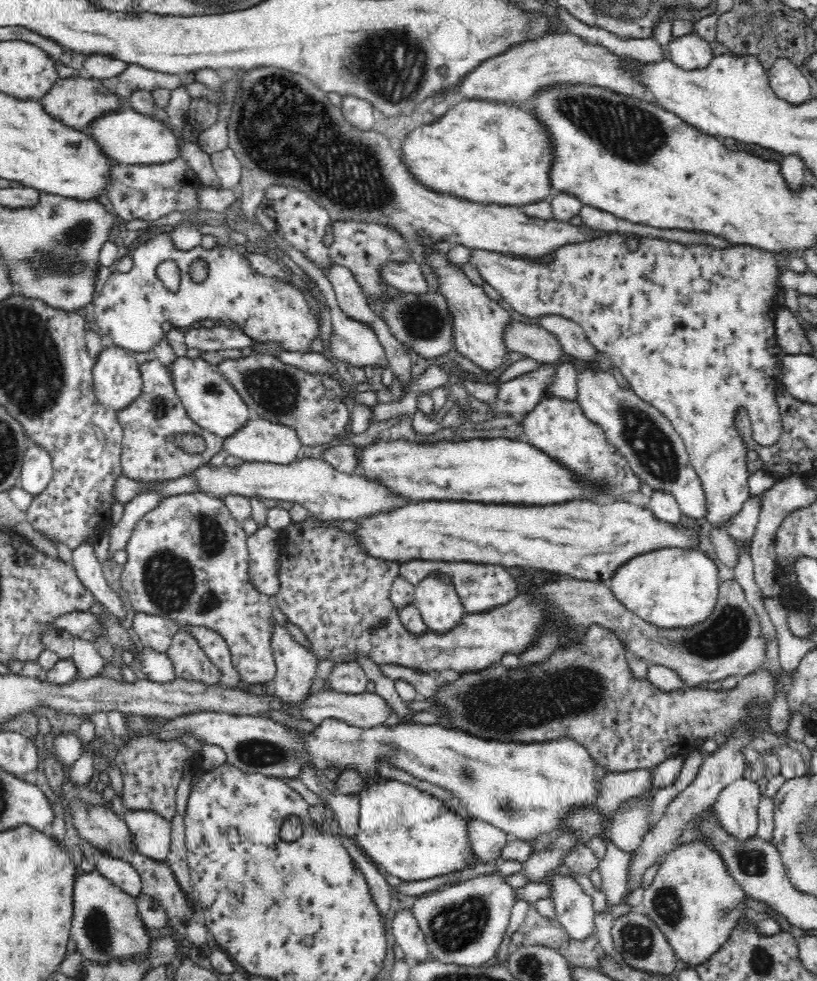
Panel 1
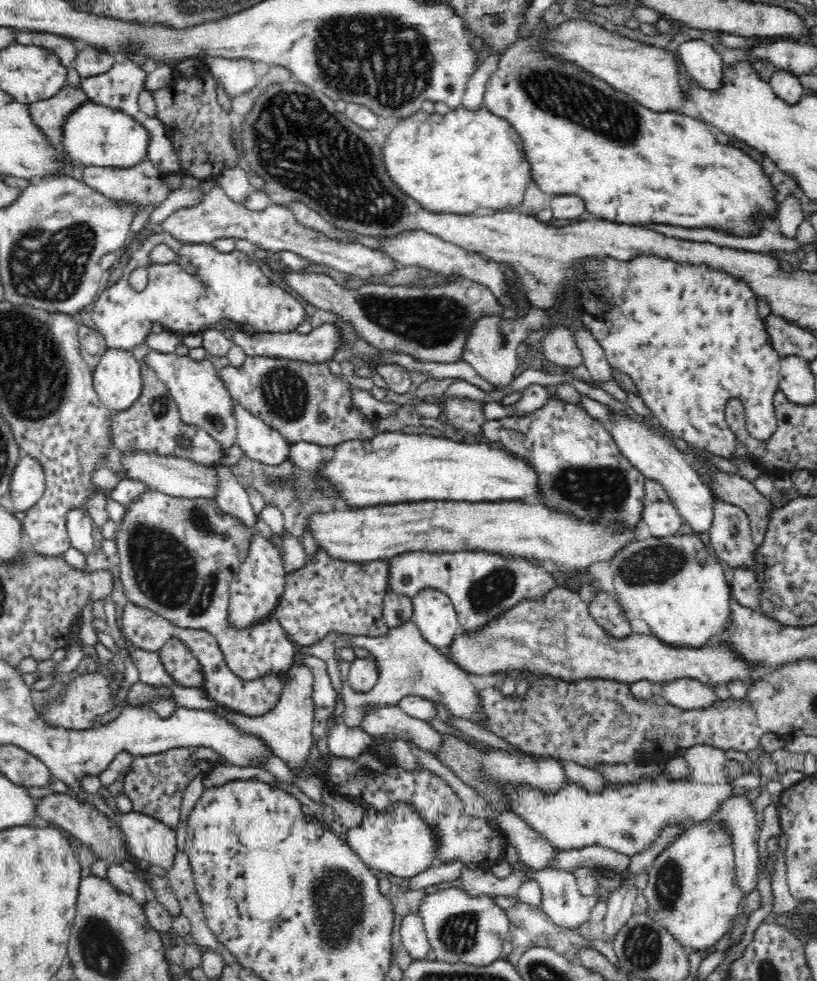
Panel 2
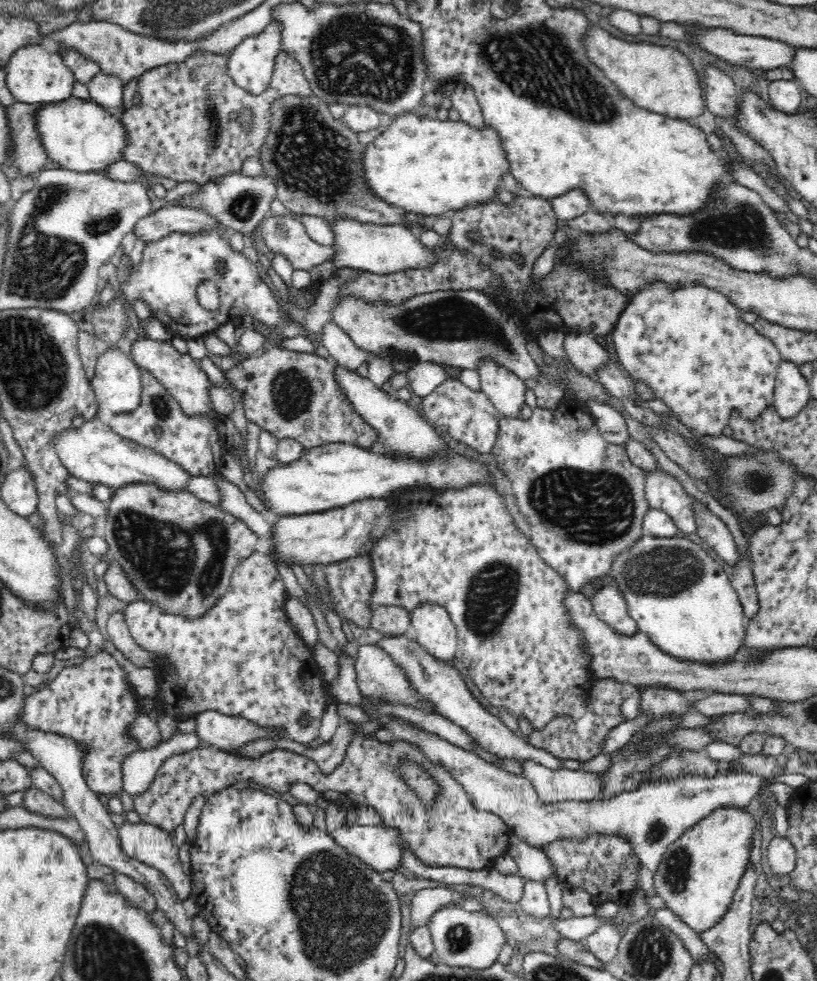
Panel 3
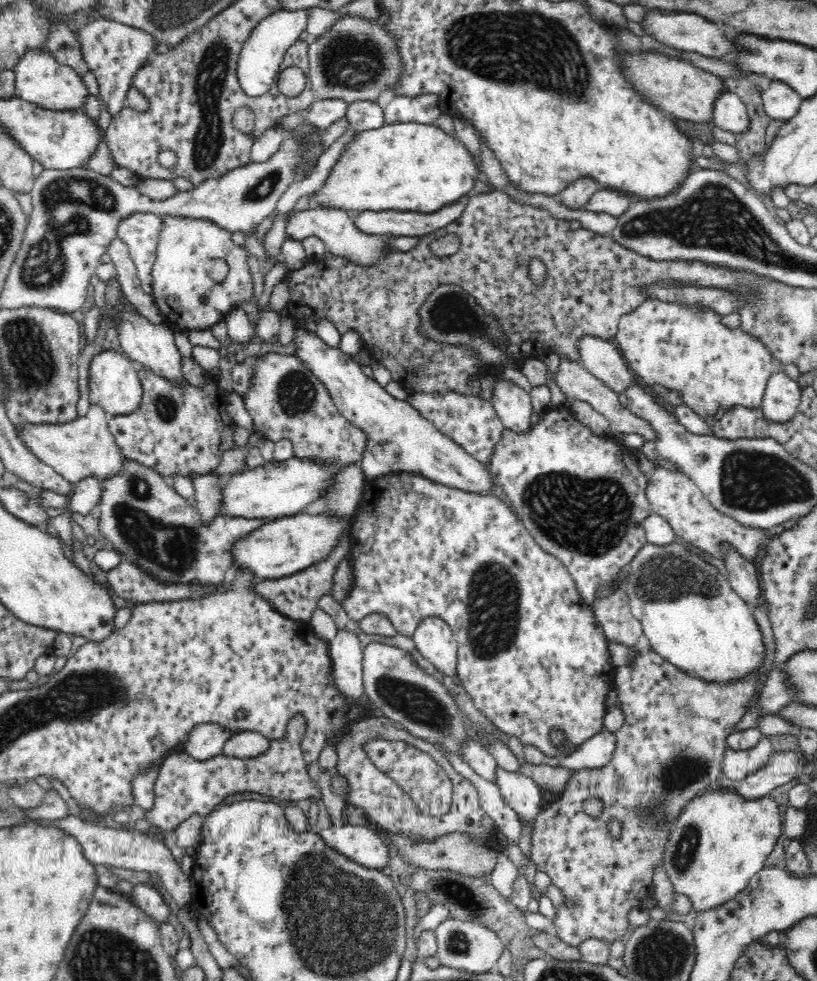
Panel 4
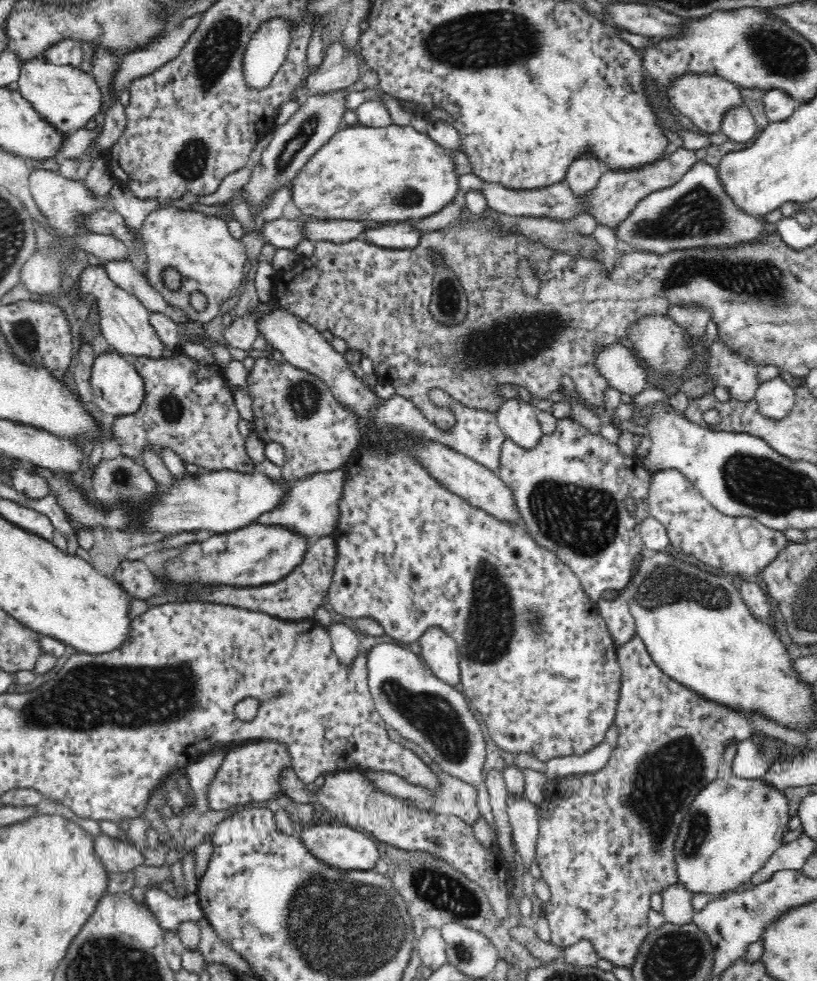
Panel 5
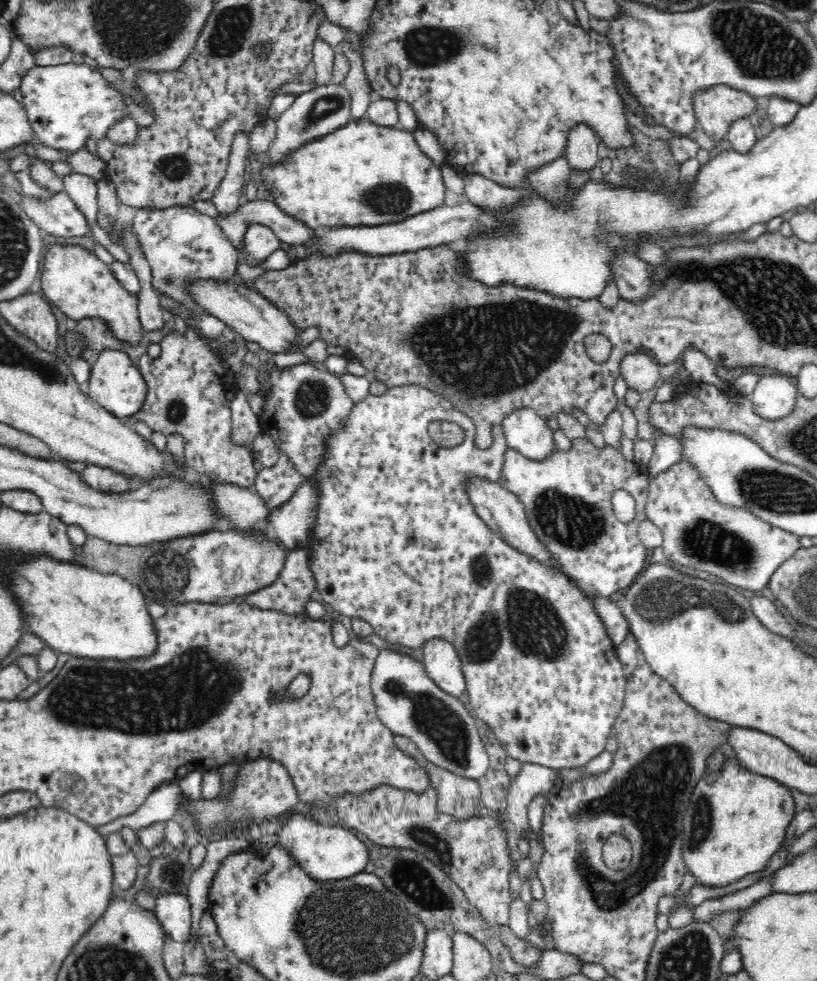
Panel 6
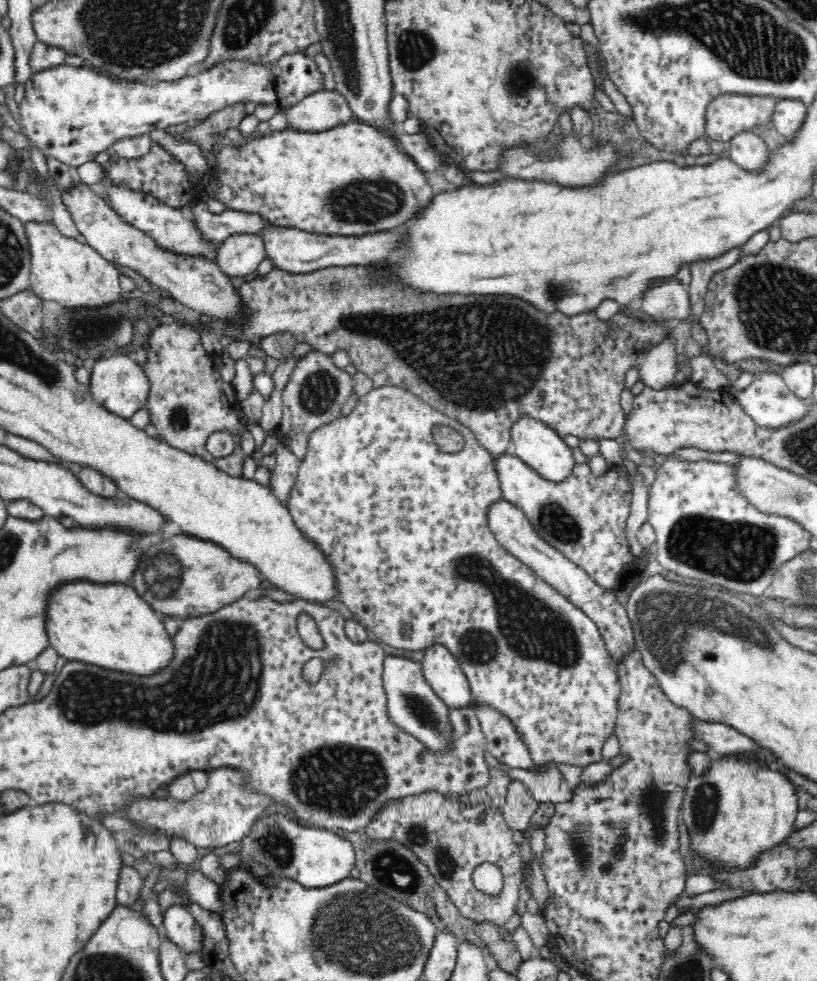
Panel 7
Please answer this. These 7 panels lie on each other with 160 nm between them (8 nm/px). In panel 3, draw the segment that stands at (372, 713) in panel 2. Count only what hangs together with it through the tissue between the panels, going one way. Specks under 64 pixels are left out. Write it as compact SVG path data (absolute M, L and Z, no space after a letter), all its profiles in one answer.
M399 717L389 718L390 720L388 720L388 724L385 724L385 728L395 734L395 742L400 740L406 744L411 744L420 752L423 752L429 761L448 771L450 776L453 776L472 797L478 810L491 812L502 817L509 826L510 831L516 833L528 844L542 847L548 846L550 842L556 842L556 840L584 840L584 838L594 836L594 834L623 838L631 846L633 855L639 860L640 864L649 868L652 873L658 866L665 849L673 842L676 842L688 828L692 828L694 824L698 824L700 820L710 816L714 810L720 808L745 809L765 782L765 778L758 774L744 772L739 769L732 771L729 762L719 760L716 761L718 770L716 770L716 776L713 777L692 774L679 775L678 777L663 778L658 781L646 780L629 791L610 795L609 797L546 802L540 799L540 795L536 792L532 781L522 773L518 774L504 770L502 767L498 767L496 763L486 761L474 751L470 751L462 745L452 744L444 737L440 737L438 733L427 731Z

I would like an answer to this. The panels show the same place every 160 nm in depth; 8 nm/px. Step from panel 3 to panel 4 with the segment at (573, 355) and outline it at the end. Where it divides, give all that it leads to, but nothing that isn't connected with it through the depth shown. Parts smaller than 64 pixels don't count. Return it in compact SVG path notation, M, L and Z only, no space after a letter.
M585 334L577 340L576 348L581 365L617 393L637 381L611 342Z

